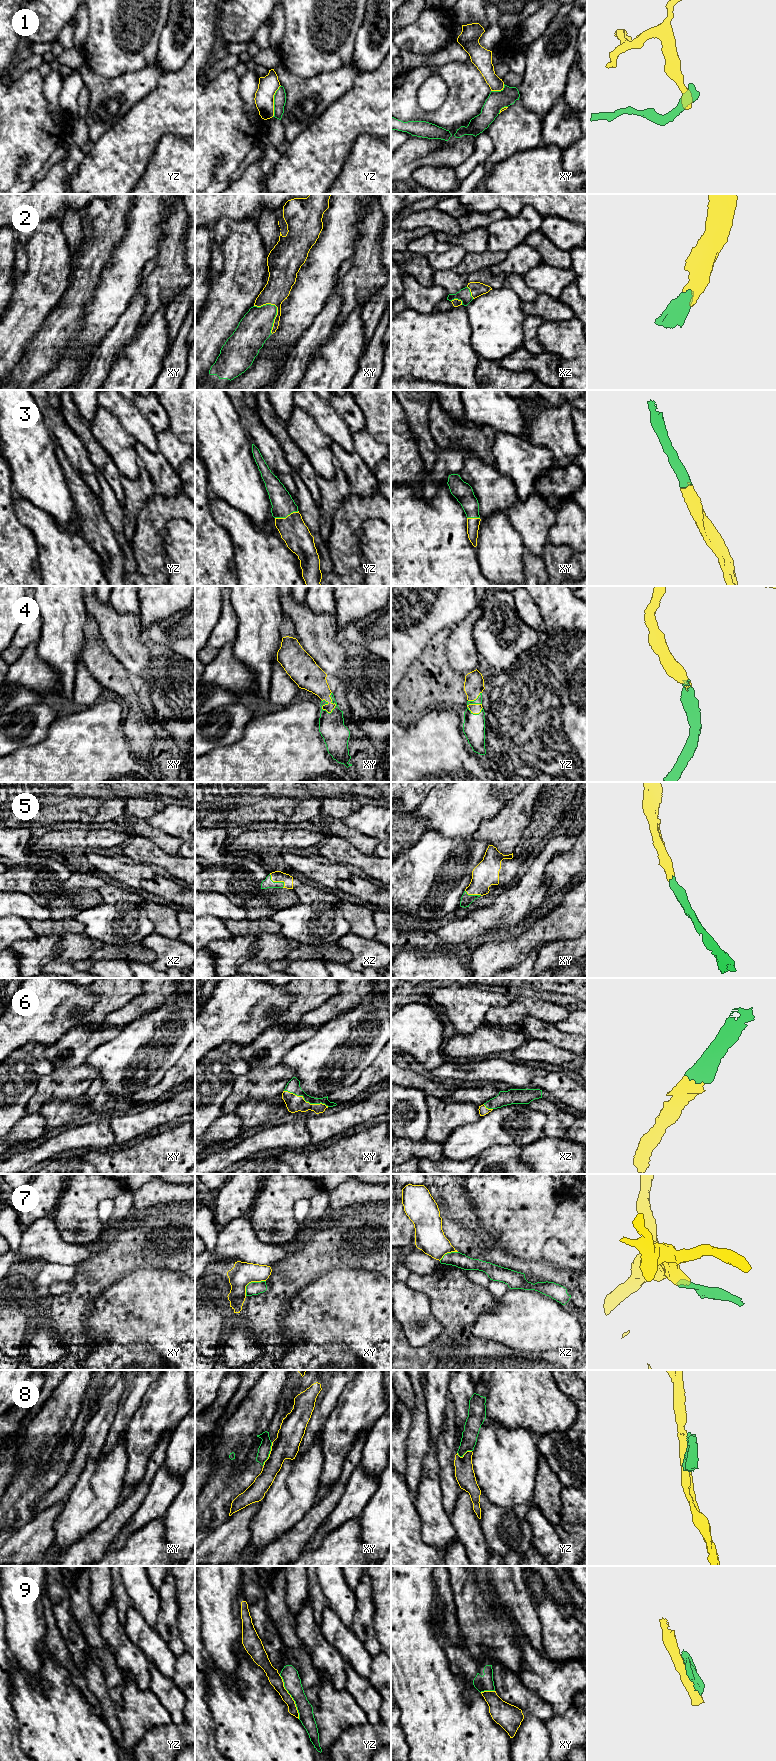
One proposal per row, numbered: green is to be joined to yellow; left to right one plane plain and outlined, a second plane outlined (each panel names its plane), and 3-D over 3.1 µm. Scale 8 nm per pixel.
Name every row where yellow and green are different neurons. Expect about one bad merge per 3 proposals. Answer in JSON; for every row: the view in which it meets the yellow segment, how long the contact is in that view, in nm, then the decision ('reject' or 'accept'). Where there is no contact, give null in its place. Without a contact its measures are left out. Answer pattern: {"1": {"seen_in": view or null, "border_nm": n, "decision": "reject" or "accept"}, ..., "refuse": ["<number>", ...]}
{"1": {"seen_in": "yz", "border_nm": 260, "decision": "reject"}, "2": {"seen_in": "xy", "border_nm": 280, "decision": "accept"}, "3": {"seen_in": "yz", "border_nm": 200, "decision": "accept"}, "4": {"seen_in": "xy", "border_nm": 180, "decision": "accept"}, "5": {"seen_in": "xz", "border_nm": 160, "decision": "accept"}, "6": {"seen_in": "xy", "border_nm": 380, "decision": "accept"}, "7": {"seen_in": "xy", "border_nm": 200, "decision": "reject"}, "8": {"seen_in": "xy", "border_nm": 200, "decision": "reject"}, "9": {"seen_in": "yz", "border_nm": 400, "decision": "reject"}, "refuse": ["1", "7", "8", "9"]}

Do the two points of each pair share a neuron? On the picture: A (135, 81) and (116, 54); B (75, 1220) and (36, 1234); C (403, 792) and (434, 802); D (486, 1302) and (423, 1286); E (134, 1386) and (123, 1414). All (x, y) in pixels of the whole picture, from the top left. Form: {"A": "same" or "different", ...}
{"A": "different", "B": "different", "C": "different", "D": "same", "E": "same"}

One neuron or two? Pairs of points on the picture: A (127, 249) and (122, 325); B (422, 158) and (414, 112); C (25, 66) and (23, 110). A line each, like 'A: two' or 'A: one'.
A: two
B: two
C: two

